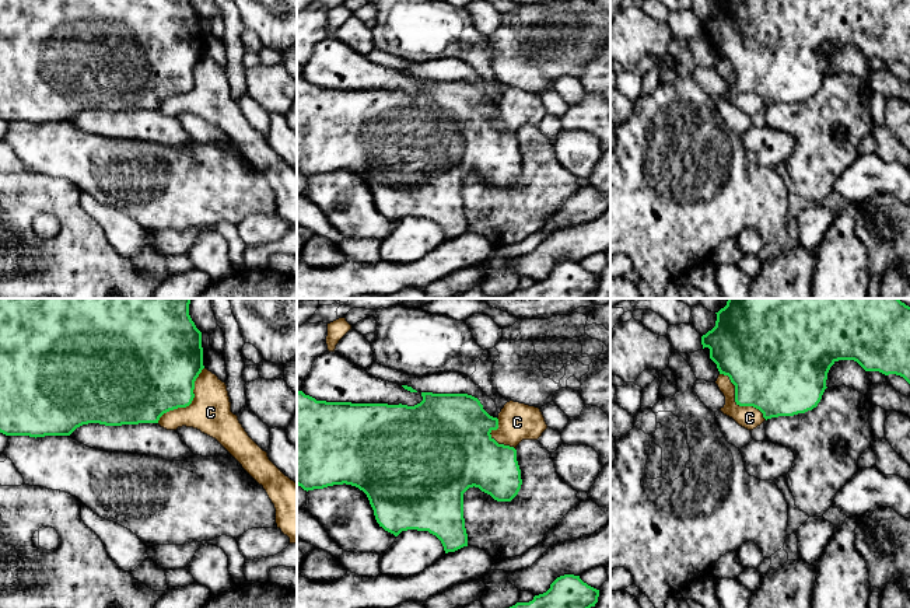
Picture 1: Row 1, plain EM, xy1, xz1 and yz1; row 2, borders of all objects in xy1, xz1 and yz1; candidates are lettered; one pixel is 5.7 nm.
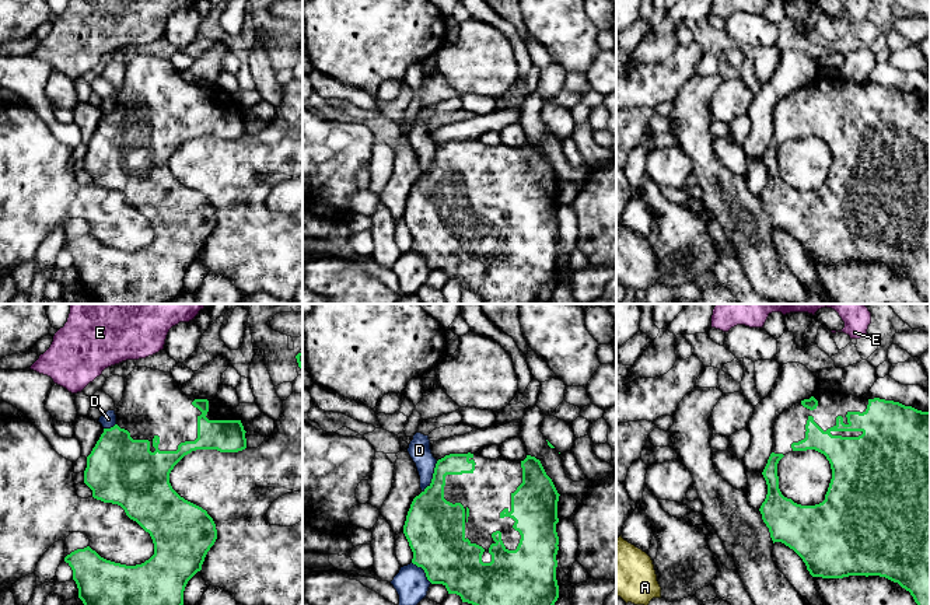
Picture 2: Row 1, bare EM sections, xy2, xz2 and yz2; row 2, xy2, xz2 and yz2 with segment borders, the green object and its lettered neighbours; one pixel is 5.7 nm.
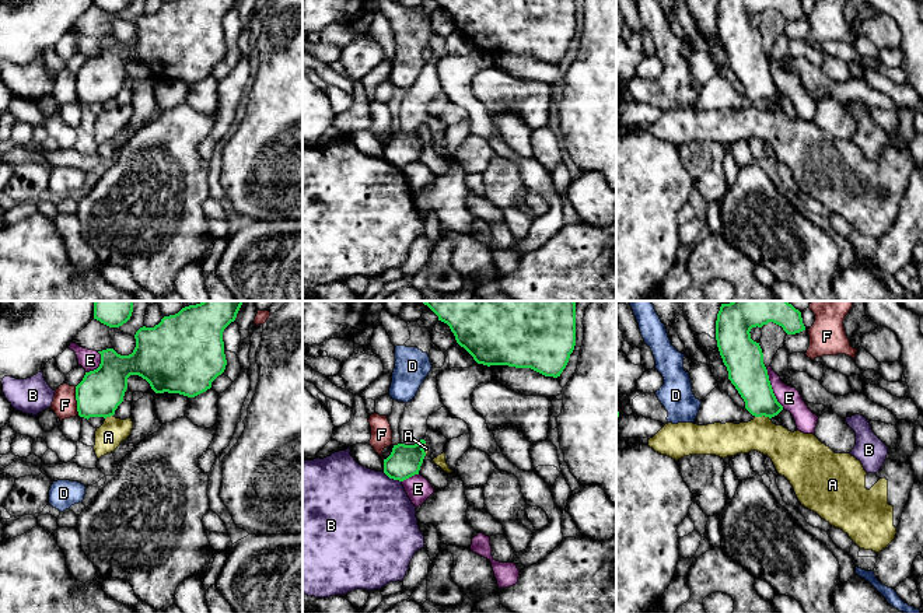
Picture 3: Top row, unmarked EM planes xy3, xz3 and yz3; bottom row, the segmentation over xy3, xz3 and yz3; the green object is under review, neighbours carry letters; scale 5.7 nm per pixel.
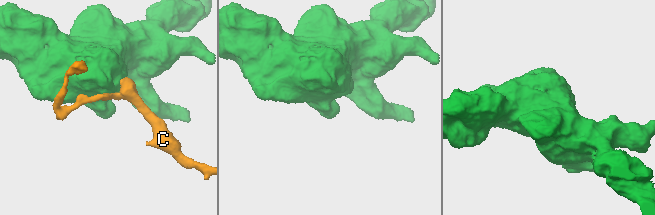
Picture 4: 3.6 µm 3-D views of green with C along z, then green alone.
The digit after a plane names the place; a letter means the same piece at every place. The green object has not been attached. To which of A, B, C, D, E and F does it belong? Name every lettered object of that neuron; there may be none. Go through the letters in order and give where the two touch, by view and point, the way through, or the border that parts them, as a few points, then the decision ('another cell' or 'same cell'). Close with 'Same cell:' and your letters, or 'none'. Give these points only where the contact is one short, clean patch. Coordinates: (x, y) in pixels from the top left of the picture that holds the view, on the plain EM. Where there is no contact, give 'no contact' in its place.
A: yz3 (762, 101) | along yz3 (755, 102), (766, 102), (769, 105) | another cell
B: xz3 (392, 164) | another cell
C: xy1 (191, 88) | another cell
D: xz2 (433, 163) | another cell
E: yz3 (771, 74) | another cell
F: xy3 (76, 86) | another cell
Same cell: none

